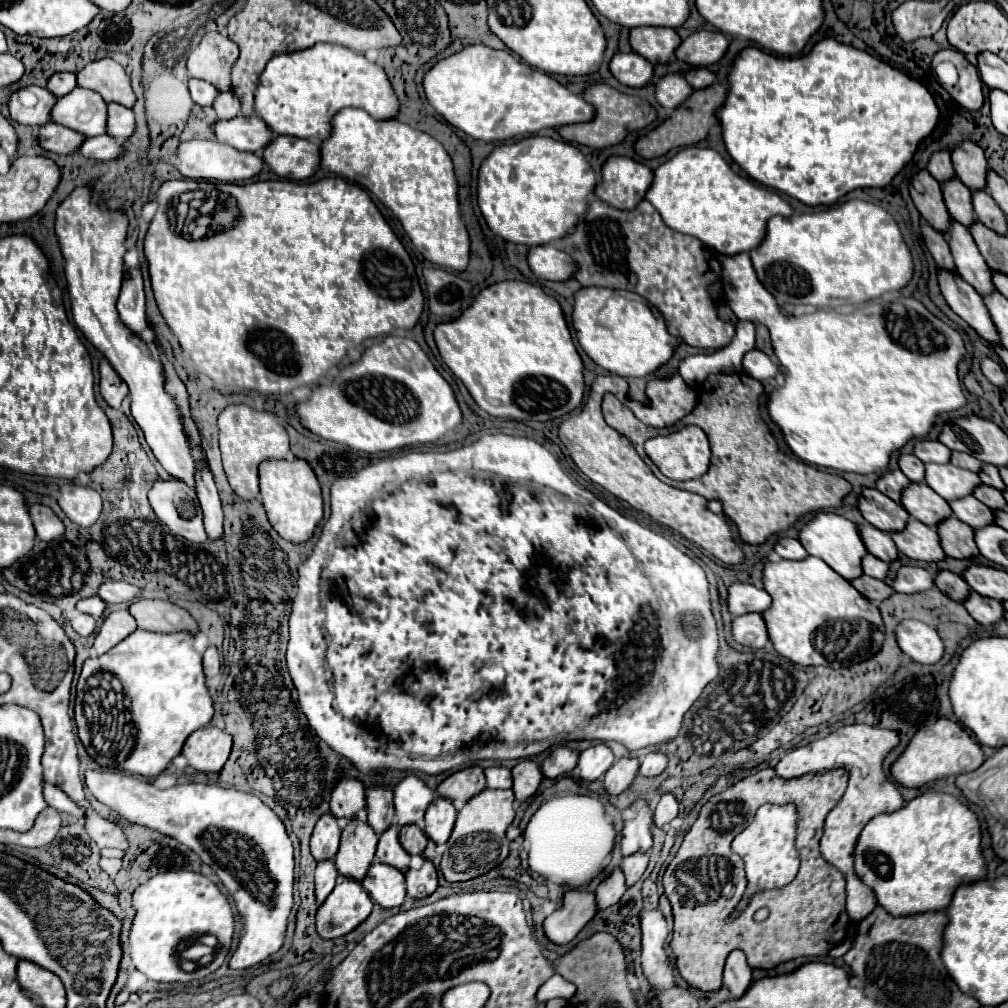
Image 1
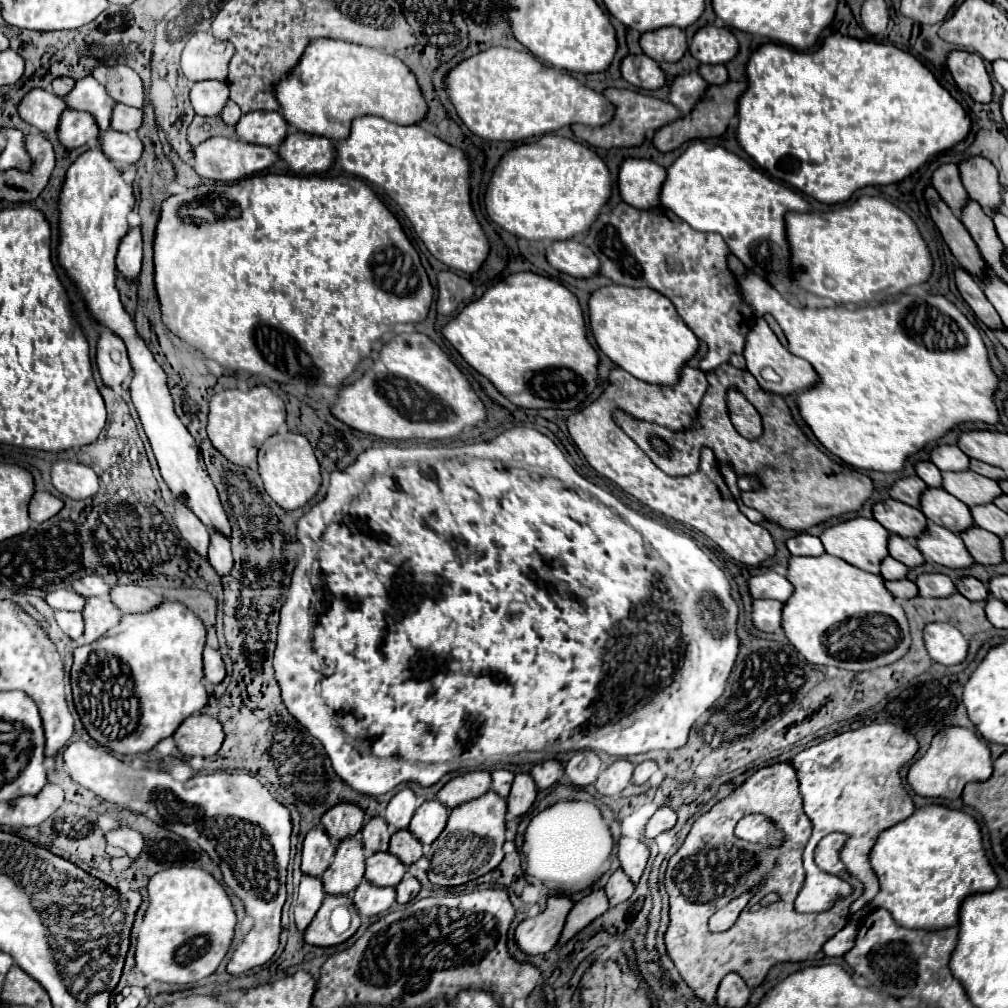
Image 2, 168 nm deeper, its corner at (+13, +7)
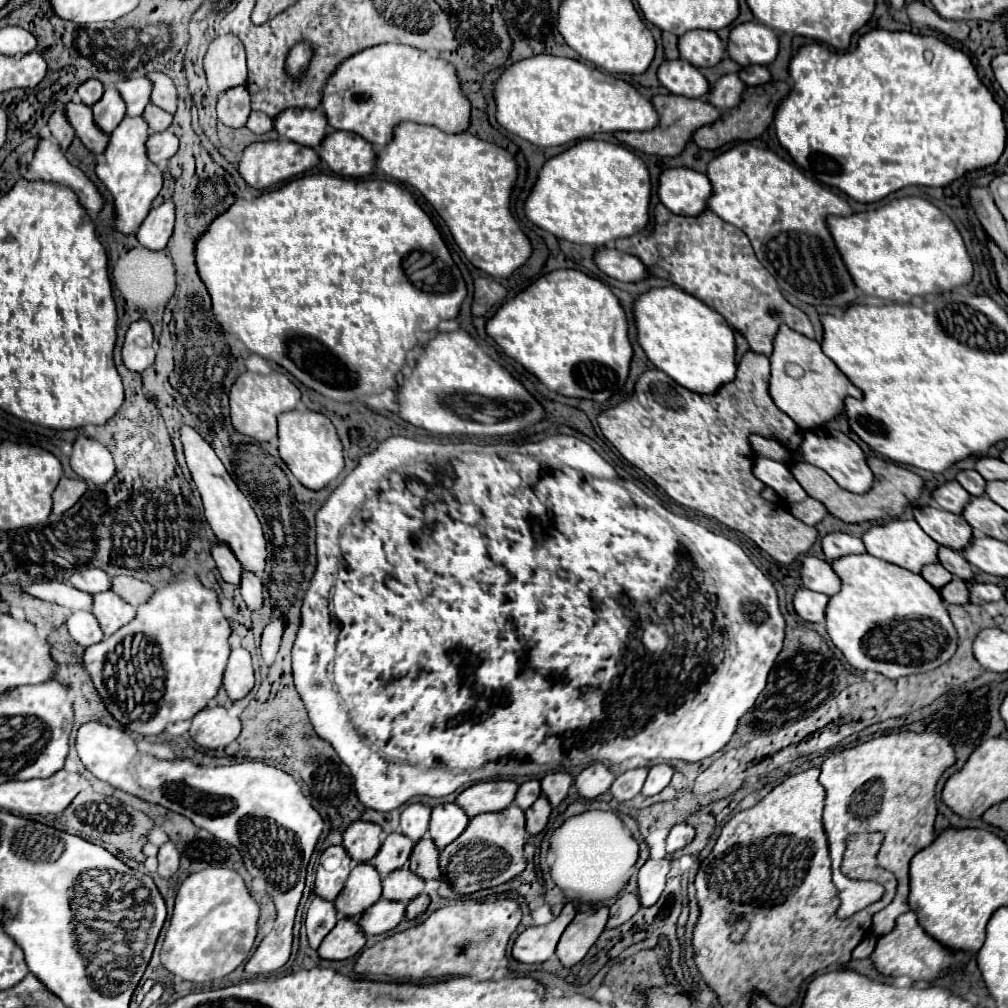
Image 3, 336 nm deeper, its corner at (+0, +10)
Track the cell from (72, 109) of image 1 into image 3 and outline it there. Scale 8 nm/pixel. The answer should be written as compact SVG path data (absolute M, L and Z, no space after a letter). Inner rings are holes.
M147 76L117 82L115 88L127 104L127 116L141 116L145 106L151 102L151 80Z

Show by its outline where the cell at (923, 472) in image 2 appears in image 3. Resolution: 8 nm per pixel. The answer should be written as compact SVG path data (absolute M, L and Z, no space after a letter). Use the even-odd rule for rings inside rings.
M965 470L965 472L959 472L957 474L957 482L967 490L971 492L973 496L985 496L985 484L987 480L983 480L983 476L975 470Z

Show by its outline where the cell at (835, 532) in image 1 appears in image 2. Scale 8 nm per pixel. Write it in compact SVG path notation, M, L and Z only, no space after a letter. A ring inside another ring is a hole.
M854 517L854 519L826 527L818 537L820 537L828 555L840 557L840 559L844 559L846 563L850 563L858 569L866 569L868 573L878 573L880 561L888 555L888 551L886 551L888 531L882 525L878 525L878 521L874 521L874 519Z

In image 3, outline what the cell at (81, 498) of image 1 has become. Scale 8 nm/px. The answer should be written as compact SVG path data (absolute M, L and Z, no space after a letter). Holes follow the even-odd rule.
M77 436L71 452L71 468L83 480L91 480L95 484L105 484L115 474L115 462L107 446L87 436Z

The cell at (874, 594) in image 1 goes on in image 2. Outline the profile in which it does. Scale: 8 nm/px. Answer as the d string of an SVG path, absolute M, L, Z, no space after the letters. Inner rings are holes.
M908 579L902 581L884 581L886 589L890 589L890 593L894 593L896 599L910 599L916 597L916 585Z

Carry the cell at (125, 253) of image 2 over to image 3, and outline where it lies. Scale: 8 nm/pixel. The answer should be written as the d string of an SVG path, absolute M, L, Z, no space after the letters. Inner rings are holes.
M165 200L161 206L149 210L147 218L143 220L137 232L137 238L145 248L151 250L165 248L173 234L173 224L175 224L175 204L173 200Z

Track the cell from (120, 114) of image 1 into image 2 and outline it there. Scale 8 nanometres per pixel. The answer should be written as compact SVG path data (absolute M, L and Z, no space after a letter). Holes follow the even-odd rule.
M116 103L114 105L114 115L110 121L110 127L114 131L122 131L122 133L134 133L142 123L142 111Z

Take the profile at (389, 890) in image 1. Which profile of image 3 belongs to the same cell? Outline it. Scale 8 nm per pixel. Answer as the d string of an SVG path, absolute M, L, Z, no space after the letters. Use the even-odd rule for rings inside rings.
M379 900L363 916L359 916L357 926L365 936L387 934L387 932L395 930L395 926L401 922L403 914L405 914L405 906L401 902Z

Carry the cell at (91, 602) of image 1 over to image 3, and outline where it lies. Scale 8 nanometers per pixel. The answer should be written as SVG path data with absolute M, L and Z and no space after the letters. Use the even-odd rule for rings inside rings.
M39 582L39 584L29 584L23 588L23 592L47 600L59 606L65 606L69 610L91 610L91 594L85 594L71 584L63 582Z

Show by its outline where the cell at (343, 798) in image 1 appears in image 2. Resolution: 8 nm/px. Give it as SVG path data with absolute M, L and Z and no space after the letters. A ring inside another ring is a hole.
M350 803L334 805L334 809L328 809L322 815L322 825L334 841L340 841L344 837L356 835L362 829L364 811L358 809L358 805L350 805Z

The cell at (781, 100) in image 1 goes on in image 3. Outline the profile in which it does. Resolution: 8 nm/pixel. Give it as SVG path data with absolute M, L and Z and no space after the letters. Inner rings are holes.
M871 30L859 38L859 44L855 50L847 50L847 52L837 52L837 50L823 46L823 44L809 44L809 46L803 46L793 56L789 72L793 78L793 90L779 104L779 108L775 112L775 128L777 128L779 142L783 144L783 148L787 148L787 152L793 156L793 160L803 168L803 172L809 178L823 182L831 188L839 188L841 192L845 192L847 196L851 196L859 202L879 202L879 200L887 198L889 194L901 190L905 186L935 186L935 188L949 186L951 182L963 178L967 172L997 164L1005 152L1007 126L1003 120L1003 108L993 98L991 90L981 82L971 58L965 52L949 46L947 42L943 42L935 36L919 36L919 34L911 34L911 32Z

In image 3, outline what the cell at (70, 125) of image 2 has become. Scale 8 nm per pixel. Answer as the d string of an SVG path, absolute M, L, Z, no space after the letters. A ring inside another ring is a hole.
M107 88L103 98L91 110L97 126L107 134L111 134L111 130L115 130L125 116L123 98L119 98L119 92L115 88Z

